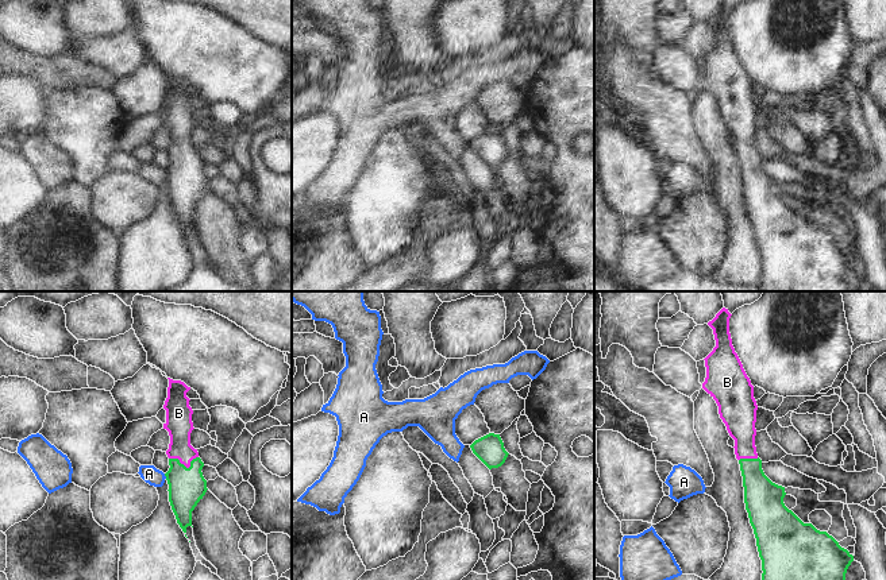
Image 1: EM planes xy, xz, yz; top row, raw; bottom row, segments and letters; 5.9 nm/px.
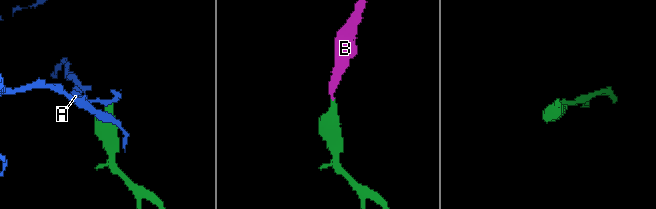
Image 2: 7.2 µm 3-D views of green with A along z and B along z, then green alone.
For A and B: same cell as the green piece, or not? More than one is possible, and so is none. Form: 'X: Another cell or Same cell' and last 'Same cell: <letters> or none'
A: Another cell
B: Same cell
Same cell: B

